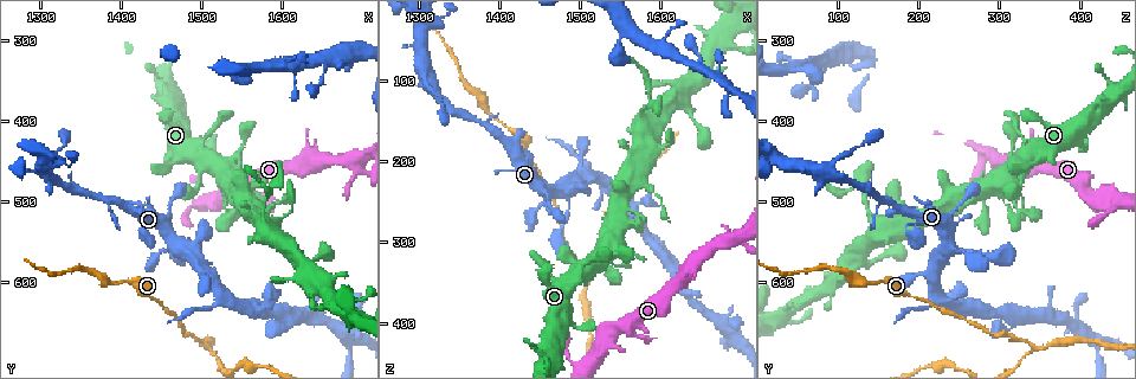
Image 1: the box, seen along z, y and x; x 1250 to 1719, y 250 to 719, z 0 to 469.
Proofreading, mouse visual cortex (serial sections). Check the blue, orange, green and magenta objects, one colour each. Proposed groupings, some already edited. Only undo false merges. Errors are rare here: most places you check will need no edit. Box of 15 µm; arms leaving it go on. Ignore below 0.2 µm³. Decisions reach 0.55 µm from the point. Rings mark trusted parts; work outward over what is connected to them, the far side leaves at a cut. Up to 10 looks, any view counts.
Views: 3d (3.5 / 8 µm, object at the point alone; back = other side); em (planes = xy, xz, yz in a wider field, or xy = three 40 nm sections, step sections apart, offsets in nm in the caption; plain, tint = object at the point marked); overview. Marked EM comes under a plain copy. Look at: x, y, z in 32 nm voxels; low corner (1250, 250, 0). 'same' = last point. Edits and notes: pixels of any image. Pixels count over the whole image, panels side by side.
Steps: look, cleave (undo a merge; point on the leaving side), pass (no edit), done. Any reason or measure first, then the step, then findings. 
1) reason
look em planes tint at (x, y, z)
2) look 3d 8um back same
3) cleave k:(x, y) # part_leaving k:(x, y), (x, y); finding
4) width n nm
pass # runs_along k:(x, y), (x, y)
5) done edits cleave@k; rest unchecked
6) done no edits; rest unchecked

abrupt turn
look 3d 3.5um at (1310, 465, 90)

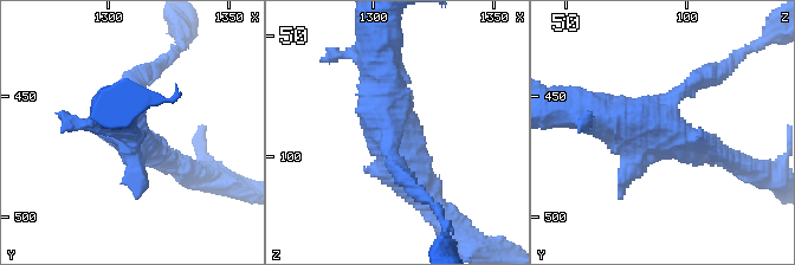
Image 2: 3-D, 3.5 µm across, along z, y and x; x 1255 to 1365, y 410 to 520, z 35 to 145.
look em xy step 2 tint at (1308, 466, 86)

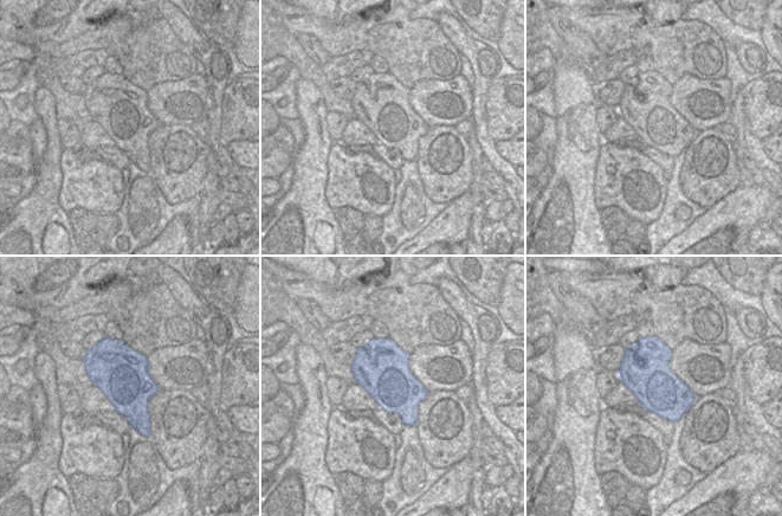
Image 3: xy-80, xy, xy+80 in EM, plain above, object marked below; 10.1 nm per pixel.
pass # runs_along 2:(425, 185), (385, 109), (381, 55); one cell here

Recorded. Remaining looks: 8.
sudden change in width
look 3d 3.5um at (1560, 510, 225)

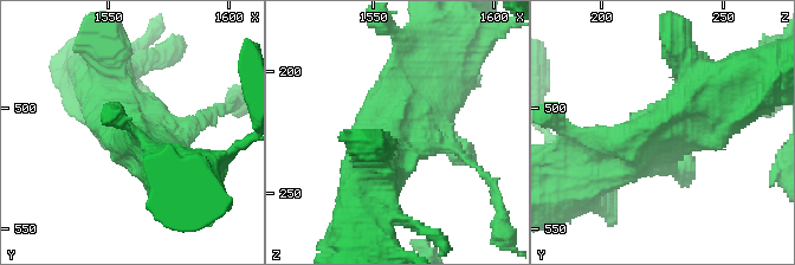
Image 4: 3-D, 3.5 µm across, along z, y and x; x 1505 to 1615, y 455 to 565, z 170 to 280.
need the tissue
look em xy step 2 tint at (1559, 508, 225)

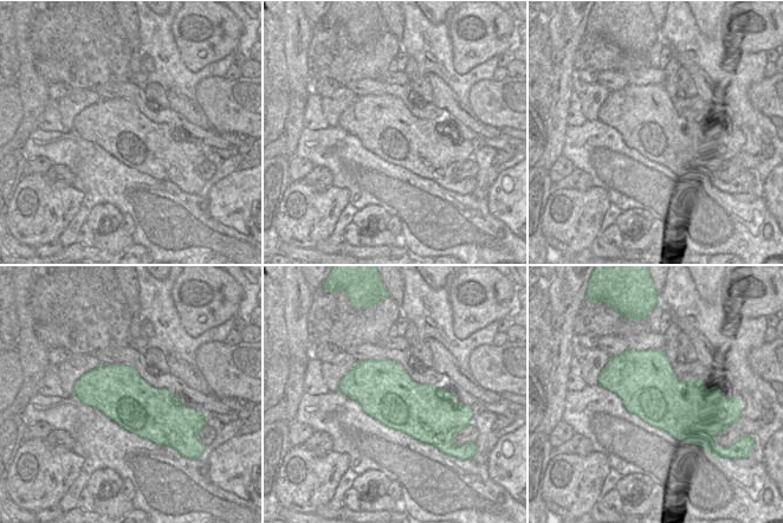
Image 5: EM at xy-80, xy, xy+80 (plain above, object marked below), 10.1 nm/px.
pass # runs_along 4:(718, 89), (633, 154), (603, 162); all the same cell

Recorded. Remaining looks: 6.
side arm on a straight run
look 3d 3.5um back at (1695, 445, 295)

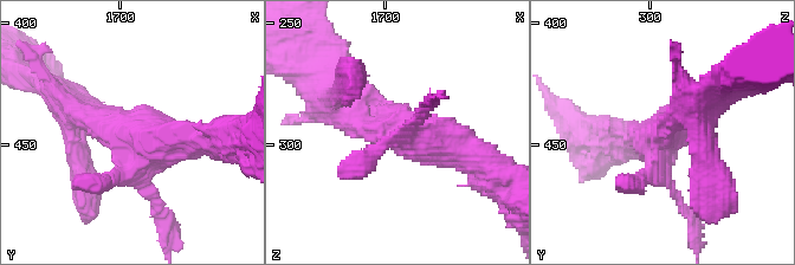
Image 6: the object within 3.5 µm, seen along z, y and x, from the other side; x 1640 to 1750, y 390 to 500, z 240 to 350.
look em xy step 3 tint at (1696, 444, 294)

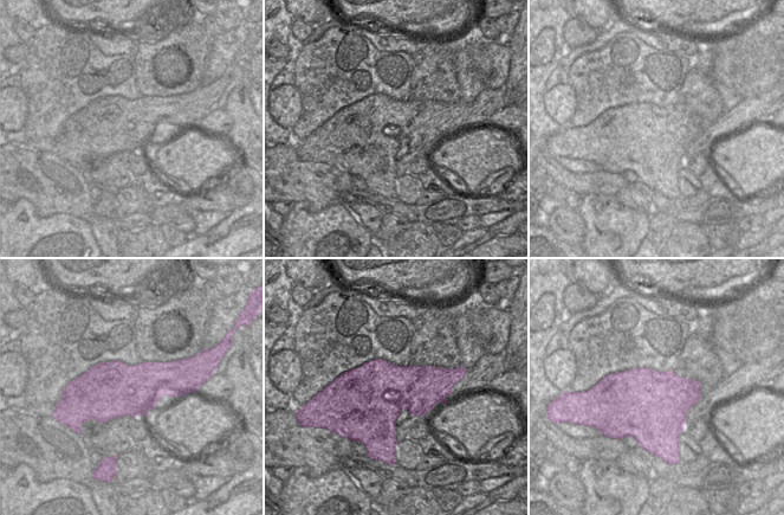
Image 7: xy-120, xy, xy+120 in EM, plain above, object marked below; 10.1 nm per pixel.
look em planes tint same

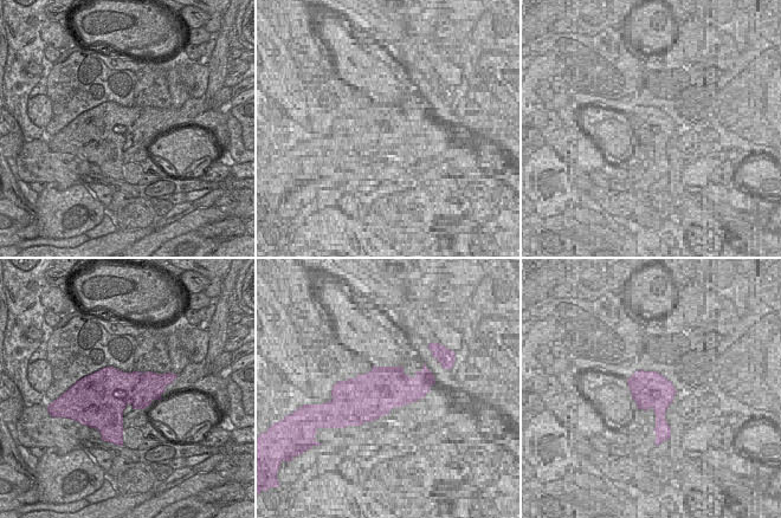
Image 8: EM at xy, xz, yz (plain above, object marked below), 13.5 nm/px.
width 650 nm
pass # runs_along 6:(485, 163), (350, 107); all the same cell

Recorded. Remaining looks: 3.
three-way junction
look 3d 3.5um at (1505, 680, 345)

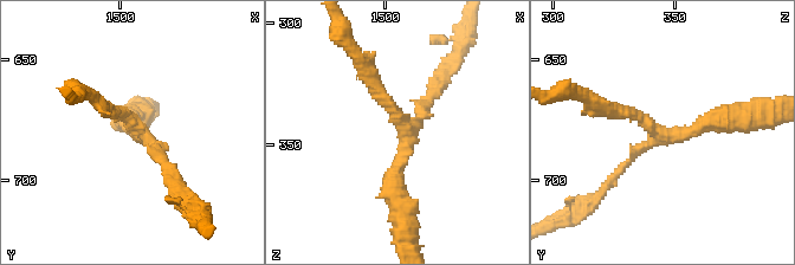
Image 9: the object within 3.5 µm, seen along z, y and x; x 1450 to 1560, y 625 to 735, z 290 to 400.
arms 3; arm_widths 150, 200, 250 nm
look em planes tint at (1508, 679, 342)

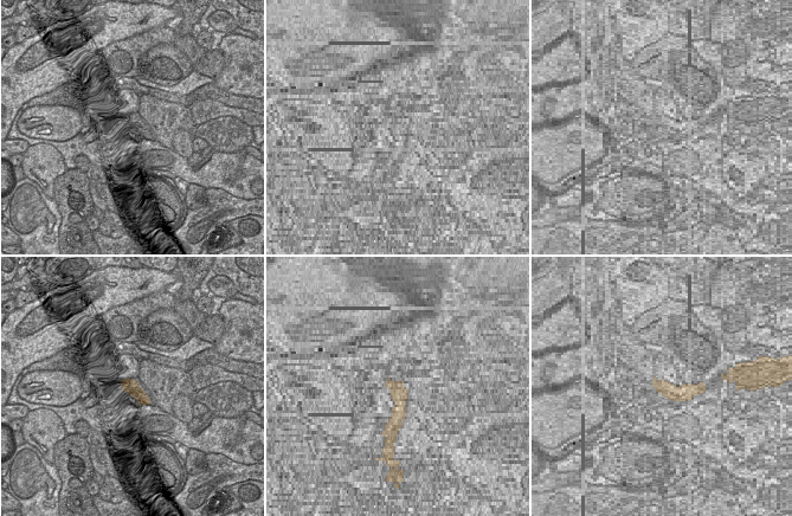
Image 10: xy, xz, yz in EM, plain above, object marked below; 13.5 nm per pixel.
another direction
look em xy step 2 tint same

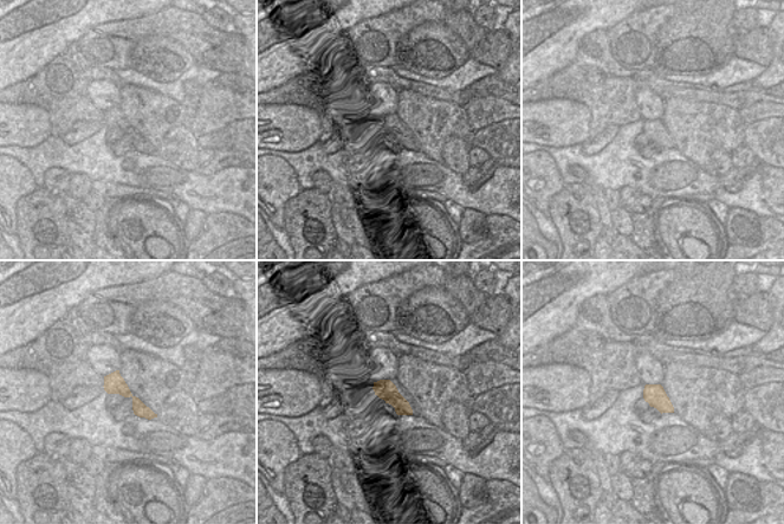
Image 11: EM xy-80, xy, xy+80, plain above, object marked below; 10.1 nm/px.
pass # runs_along 11:(107, 379), (121, 387), (150, 415); all the same cell

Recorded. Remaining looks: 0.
done no edits; rest unchecked

